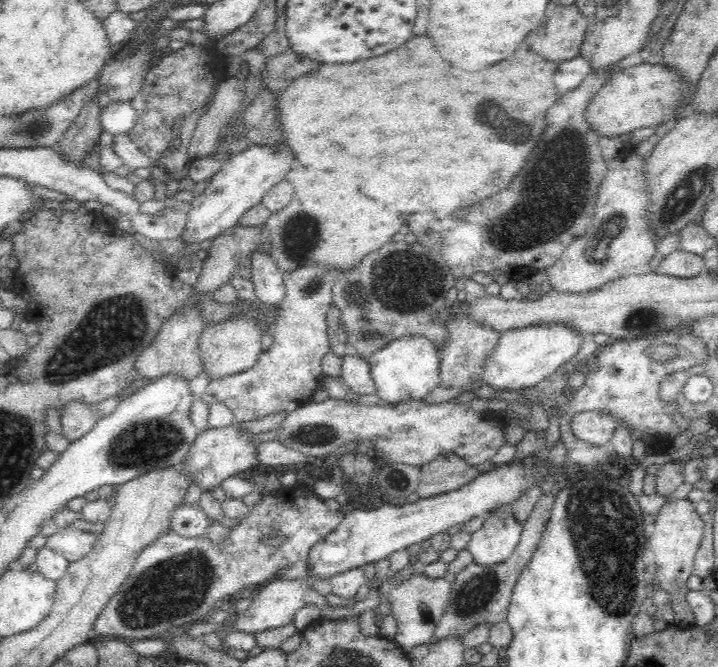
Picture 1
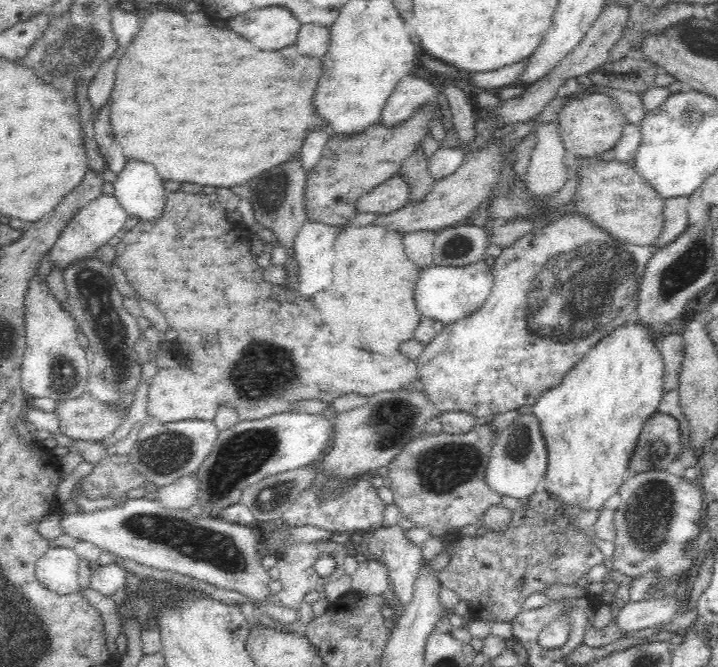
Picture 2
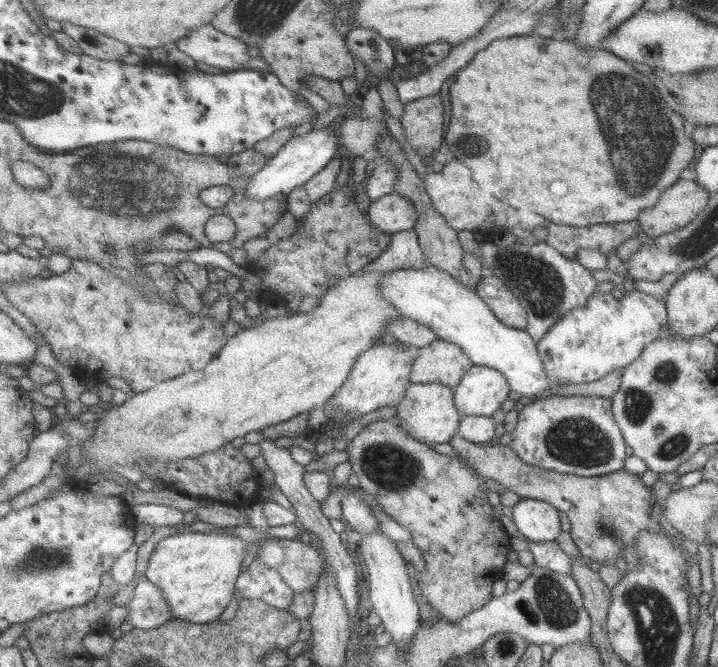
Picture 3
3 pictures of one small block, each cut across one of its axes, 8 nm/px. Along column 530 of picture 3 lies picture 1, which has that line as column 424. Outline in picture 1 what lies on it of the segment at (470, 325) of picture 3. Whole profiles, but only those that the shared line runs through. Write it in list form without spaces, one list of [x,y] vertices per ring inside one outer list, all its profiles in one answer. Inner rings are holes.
[[[402,337],[402,340],[387,341],[381,349],[366,359],[370,365],[375,394],[380,397],[381,404],[396,405],[404,401],[423,400],[429,392],[439,386],[440,357],[429,338]]]

